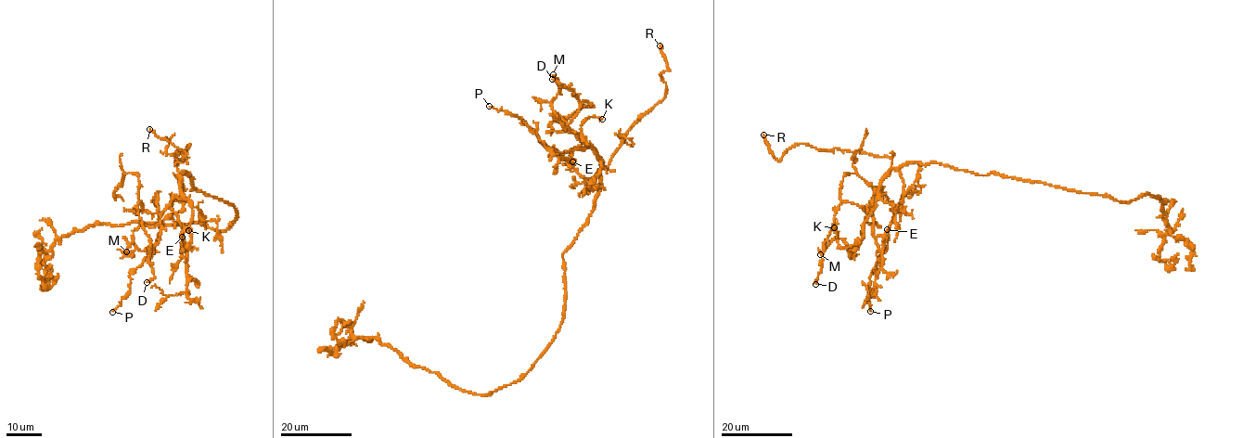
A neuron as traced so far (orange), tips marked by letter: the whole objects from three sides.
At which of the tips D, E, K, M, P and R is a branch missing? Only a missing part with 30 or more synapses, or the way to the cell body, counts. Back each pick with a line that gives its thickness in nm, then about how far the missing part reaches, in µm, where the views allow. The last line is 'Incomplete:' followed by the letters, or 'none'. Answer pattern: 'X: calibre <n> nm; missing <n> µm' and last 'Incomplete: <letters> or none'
R: calibre 200 nm; missing 45 µm
Incomplete: R

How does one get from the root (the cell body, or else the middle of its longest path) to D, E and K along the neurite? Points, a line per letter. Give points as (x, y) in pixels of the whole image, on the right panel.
D: (1037, 181), (940, 163), (895, 168), (869, 210), (840, 204), (815, 284)
E: (1037, 181), (995, 173), (976, 174), (940, 163), (908, 163), (890, 171), (875, 194), (873, 236), (887, 229)
K: (1037, 181), (908, 163), (881, 181), (856, 243), (839, 246), (834, 227)

